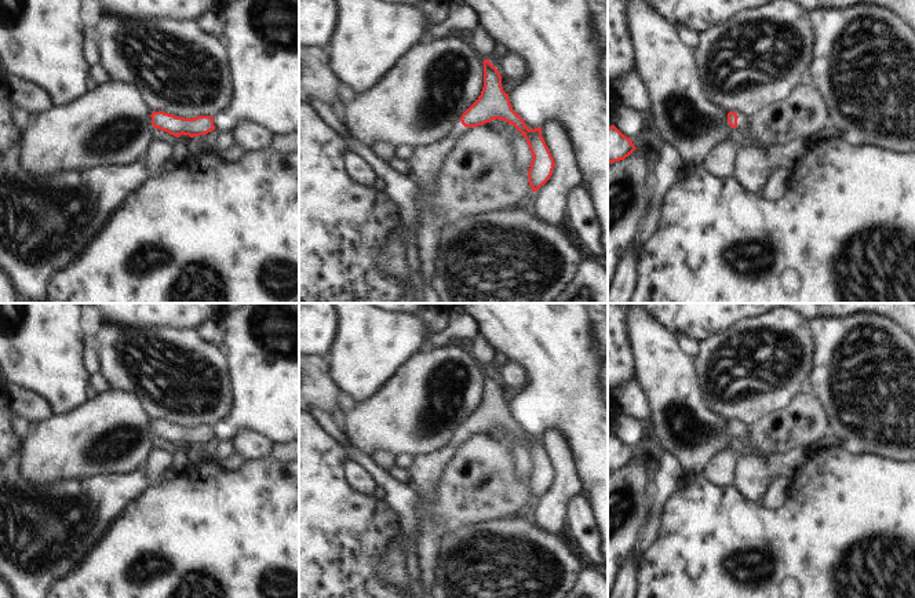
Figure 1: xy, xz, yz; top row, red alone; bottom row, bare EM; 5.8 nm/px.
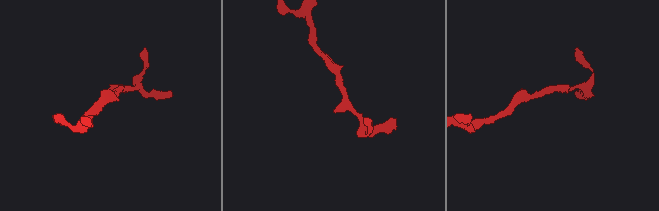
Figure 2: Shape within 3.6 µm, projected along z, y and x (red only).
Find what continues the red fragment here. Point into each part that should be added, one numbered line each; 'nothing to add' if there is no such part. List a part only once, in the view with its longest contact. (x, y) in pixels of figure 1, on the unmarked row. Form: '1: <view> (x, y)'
1: yz (743, 429)

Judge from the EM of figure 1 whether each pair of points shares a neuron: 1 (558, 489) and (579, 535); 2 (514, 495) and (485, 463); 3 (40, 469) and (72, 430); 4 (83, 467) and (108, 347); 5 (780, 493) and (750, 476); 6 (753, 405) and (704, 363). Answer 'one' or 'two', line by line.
1: two
2: one
3: one
4: two
5: two
6: one

